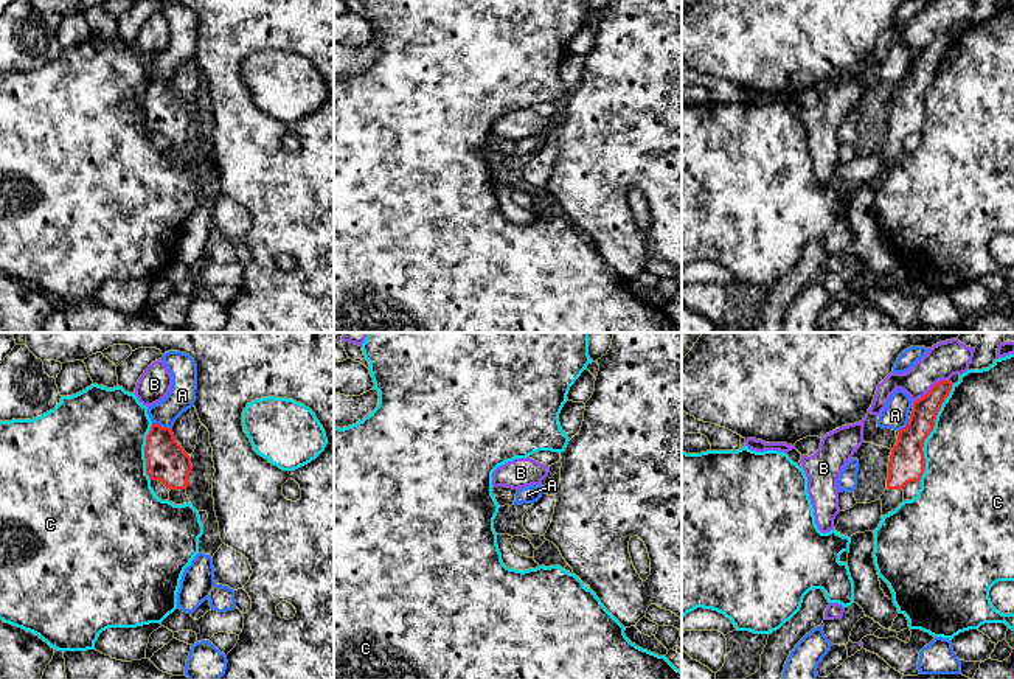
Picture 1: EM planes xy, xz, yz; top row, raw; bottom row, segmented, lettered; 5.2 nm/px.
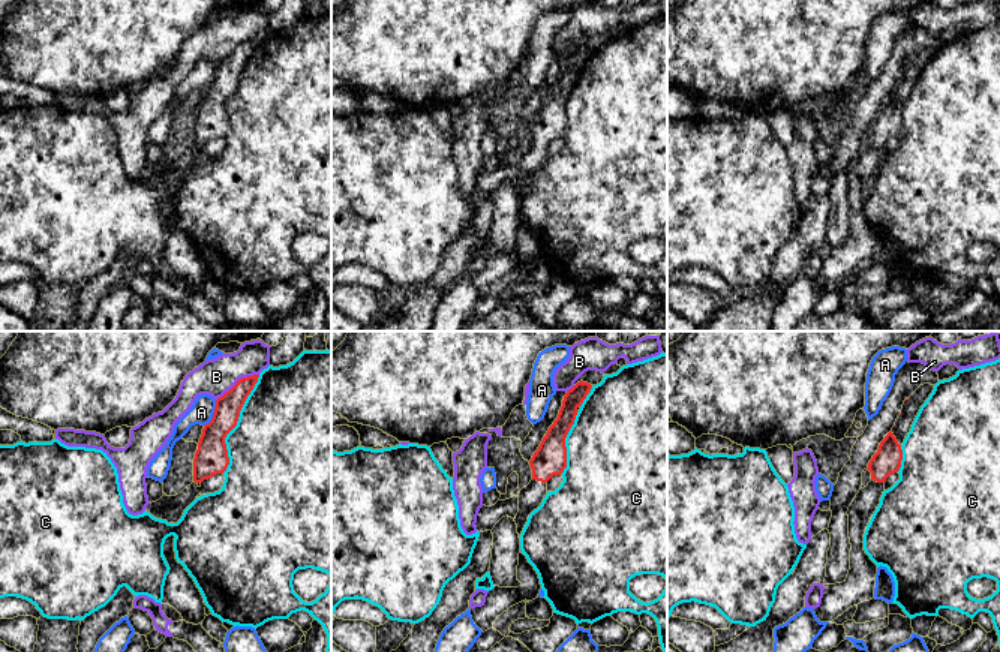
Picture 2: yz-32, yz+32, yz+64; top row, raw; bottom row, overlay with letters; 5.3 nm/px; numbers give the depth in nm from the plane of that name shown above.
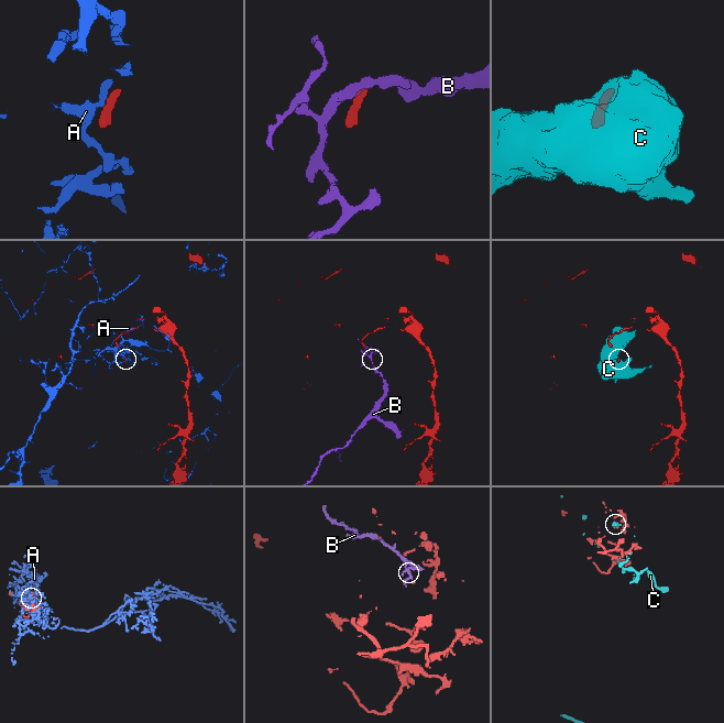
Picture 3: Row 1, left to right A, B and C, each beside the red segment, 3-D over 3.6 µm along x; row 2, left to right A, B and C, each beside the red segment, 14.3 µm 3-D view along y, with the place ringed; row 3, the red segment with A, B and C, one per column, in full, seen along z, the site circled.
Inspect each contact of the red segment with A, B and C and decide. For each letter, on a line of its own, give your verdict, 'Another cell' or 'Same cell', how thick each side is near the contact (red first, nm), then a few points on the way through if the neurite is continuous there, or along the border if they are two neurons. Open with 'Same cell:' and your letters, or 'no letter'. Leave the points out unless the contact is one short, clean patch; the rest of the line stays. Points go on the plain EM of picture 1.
Same cell: no letter
A: Another cell. Thickness 220 nm (red) against 140 nm
B: Another cell. Thickness 140 nm (red) against 180 nm. Boundary: yz (949, 30), (937, 34), (913, 55)
C: Another cell. Thickness 190 nm (red) against 460 nm

